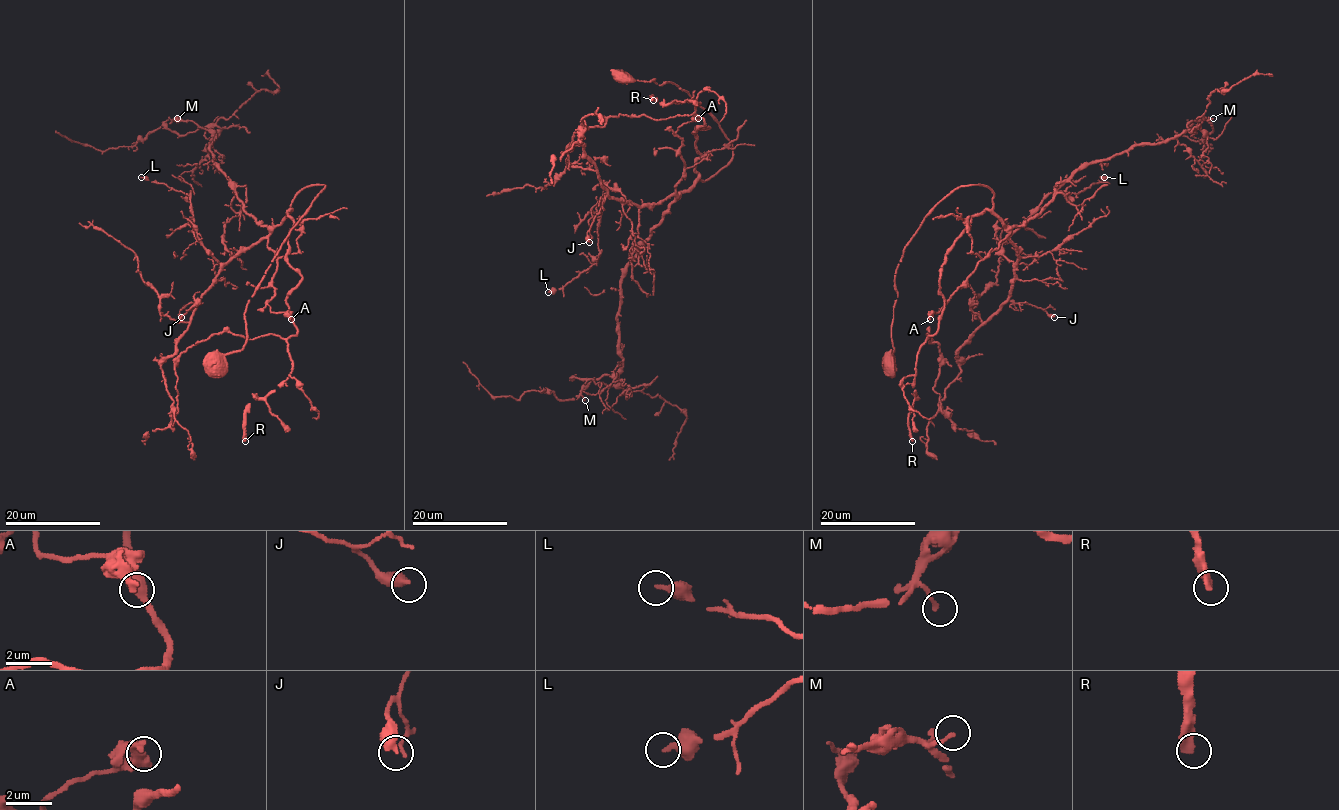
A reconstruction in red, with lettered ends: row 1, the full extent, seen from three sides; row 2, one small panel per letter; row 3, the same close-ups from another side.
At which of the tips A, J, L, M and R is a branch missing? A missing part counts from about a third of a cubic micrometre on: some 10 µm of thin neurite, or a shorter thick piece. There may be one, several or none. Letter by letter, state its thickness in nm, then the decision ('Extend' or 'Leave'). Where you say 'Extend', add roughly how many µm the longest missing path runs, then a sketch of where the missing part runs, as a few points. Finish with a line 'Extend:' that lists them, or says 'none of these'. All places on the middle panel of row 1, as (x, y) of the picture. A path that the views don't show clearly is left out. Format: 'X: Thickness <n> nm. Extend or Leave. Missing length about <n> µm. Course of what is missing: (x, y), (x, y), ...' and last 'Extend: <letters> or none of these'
A: Thickness 280 nm. Leave
J: Thickness 440 nm. Leave
L: Thickness 360 nm. Leave
M: Thickness 170 nm. Leave
R: Thickness 380 nm. Extend. Missing length about 60 µm. Course of what is missing: (653, 100), (653, 106), (640, 120), (650, 134), (648, 171), (652, 206), (648, 215), (647, 253), (650, 281)
Extend: R

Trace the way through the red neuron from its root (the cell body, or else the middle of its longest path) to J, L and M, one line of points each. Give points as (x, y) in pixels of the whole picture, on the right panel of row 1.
J: (891, 364), (896, 269), (924, 217), (960, 187), (993, 194), (1018, 257), (1009, 299), (1054, 317)
L: (891, 364), (894, 273), (937, 203), (987, 187), (1015, 263), (1002, 244), (1050, 193), (1104, 177)
M: (891, 364), (896, 269), (924, 217), (955, 189), (984, 184), (999, 220), (1022, 226), (1078, 170), (1213, 118)

